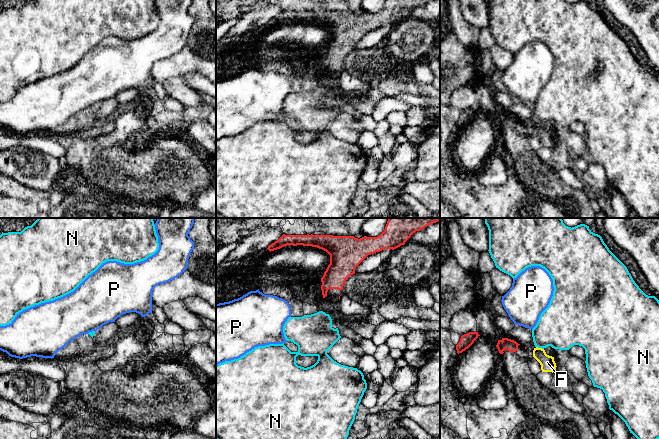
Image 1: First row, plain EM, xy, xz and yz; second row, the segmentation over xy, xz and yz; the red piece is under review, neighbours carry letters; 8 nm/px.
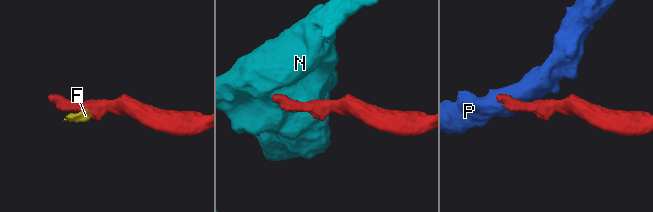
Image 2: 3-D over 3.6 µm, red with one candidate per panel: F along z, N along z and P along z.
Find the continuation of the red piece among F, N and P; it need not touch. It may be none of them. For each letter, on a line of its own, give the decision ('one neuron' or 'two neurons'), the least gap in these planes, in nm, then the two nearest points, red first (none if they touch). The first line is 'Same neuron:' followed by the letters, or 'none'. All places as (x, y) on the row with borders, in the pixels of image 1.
Same neuron: F
F: one neuron; 60 nm apart; from red across yz (526, 347), (533, 350)
N: two neurons; 70 nm apart; from red across yz (526, 347), (534, 344)
P: two neurons; 130 nm apart; from red across yz (510, 339), (515, 324)

